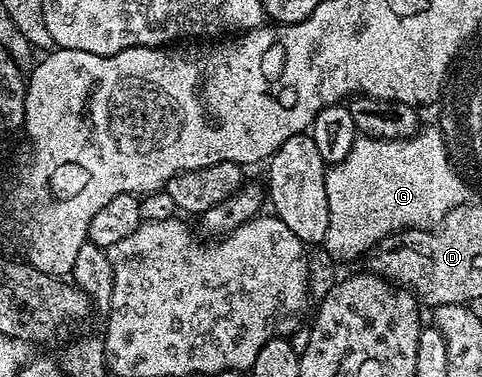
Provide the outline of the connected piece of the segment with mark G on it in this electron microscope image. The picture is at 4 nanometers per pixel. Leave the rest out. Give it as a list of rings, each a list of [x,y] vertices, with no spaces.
[[[426,132],[412,141],[407,137],[359,136],[345,159],[327,168],[326,190],[328,235],[324,242],[324,253],[335,262],[356,260],[358,253],[365,254],[389,233],[397,233],[399,229],[431,228],[442,218],[444,208],[458,202],[461,195],[459,181],[451,176],[447,168],[442,143],[436,132]]]

